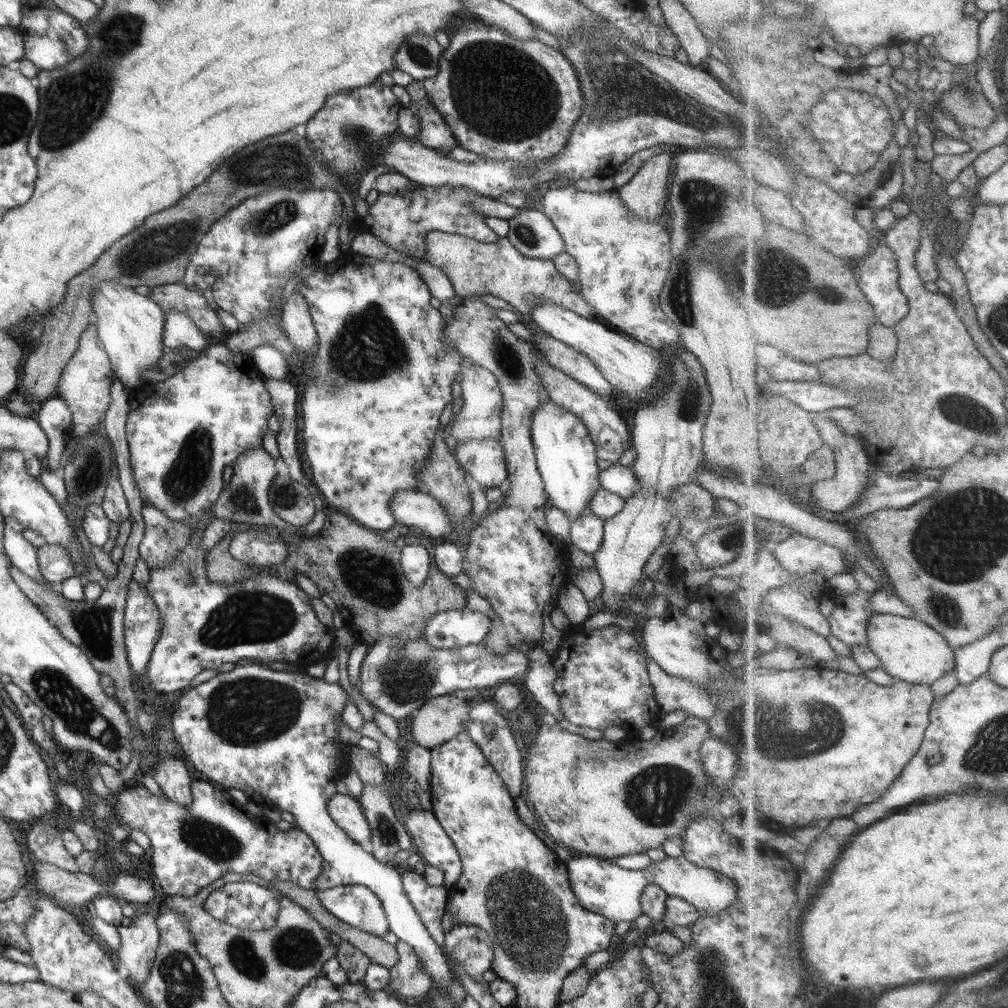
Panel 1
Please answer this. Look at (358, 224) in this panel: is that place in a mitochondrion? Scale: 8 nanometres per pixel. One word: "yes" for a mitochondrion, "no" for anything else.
no

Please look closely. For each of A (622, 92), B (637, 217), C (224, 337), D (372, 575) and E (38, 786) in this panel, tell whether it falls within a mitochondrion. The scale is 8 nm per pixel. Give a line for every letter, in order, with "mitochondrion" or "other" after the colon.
A: mitochondrion
B: other
C: other
D: mitochondrion
E: other

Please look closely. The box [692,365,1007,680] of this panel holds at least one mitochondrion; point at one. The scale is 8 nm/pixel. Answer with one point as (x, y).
(963, 409)

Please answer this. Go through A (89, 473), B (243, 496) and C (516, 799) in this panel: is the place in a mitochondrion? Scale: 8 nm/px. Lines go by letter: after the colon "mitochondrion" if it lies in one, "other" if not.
A: mitochondrion
B: mitochondrion
C: other

